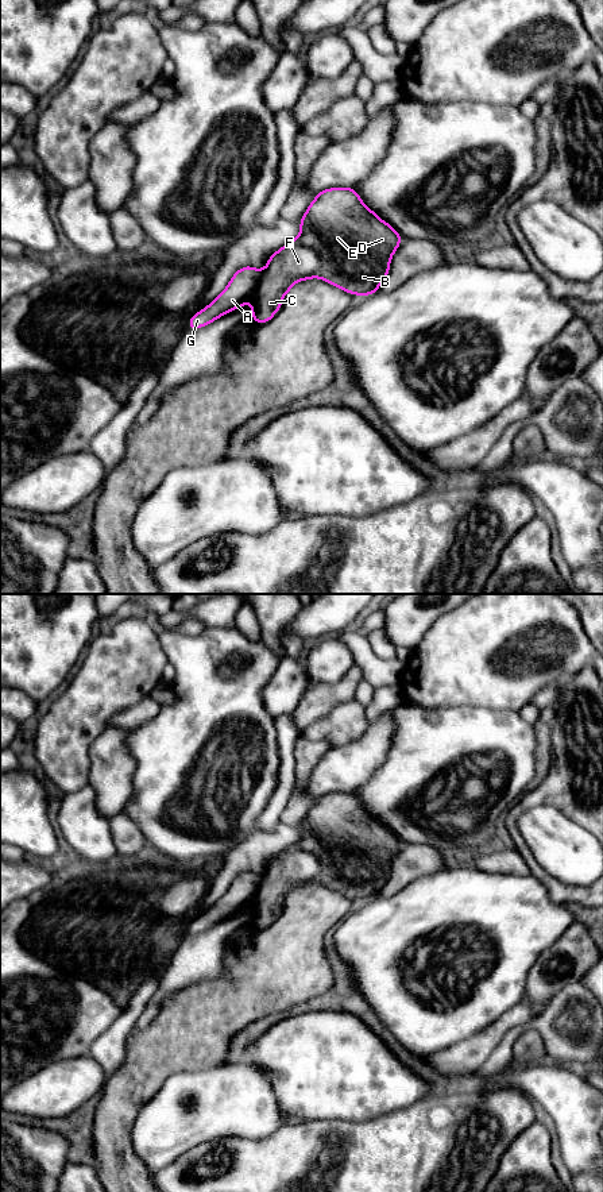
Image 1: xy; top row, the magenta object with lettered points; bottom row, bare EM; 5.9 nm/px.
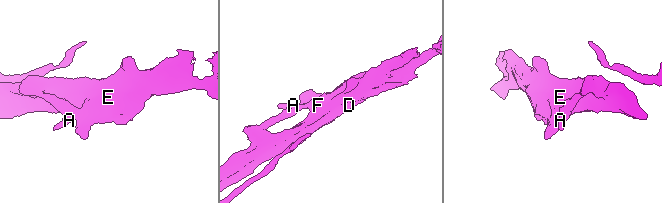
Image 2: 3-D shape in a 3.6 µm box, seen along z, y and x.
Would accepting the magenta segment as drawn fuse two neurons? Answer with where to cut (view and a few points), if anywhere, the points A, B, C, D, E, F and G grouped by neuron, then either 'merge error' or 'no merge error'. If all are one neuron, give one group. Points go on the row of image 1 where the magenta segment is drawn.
xy (262, 270), (261, 280), (251, 297) | A G / B C D E F | merge error

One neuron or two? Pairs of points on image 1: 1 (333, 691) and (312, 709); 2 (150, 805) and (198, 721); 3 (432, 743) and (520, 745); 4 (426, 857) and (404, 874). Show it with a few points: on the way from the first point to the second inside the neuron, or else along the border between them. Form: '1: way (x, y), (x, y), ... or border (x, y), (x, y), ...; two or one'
1: way (328, 695), (317, 703); one
2: way (170, 784), (189, 760), (198, 741); one
3: way (453, 745), (498, 745); one
4: way (421, 860), (417, 860), (409, 868); one

